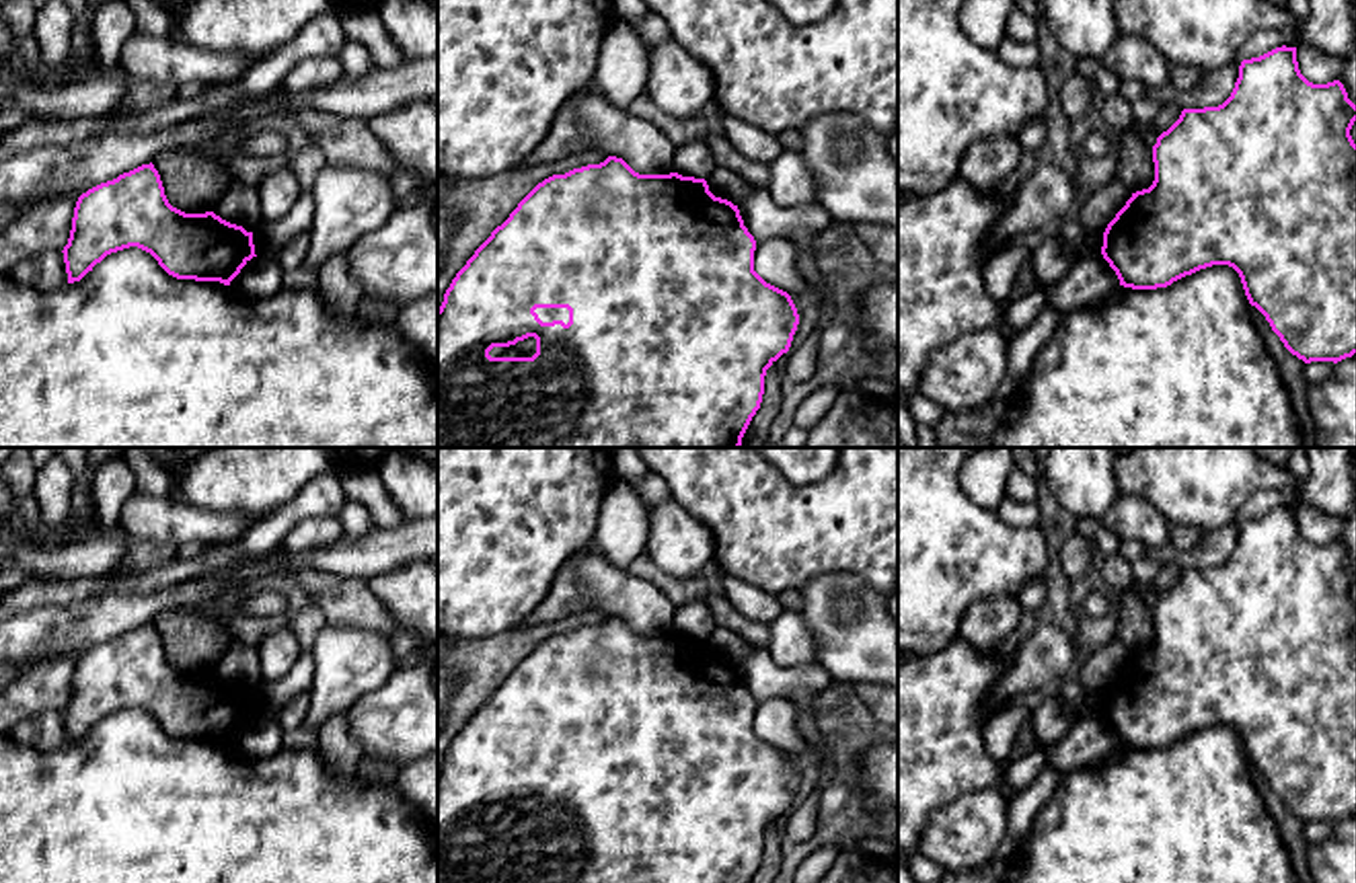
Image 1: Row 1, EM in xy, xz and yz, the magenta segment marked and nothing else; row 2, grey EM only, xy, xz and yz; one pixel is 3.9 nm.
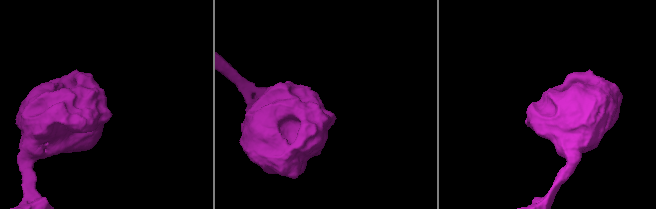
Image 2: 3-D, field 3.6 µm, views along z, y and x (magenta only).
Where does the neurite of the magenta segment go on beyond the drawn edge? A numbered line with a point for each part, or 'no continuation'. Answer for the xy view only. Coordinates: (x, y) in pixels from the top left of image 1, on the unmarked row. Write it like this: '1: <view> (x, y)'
no continuation

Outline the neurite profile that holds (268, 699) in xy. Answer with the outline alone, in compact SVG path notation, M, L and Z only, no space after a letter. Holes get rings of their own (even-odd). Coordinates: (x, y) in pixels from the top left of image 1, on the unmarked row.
M302 651L294 667L281 680L261 684L253 692L255 715L275 717L286 702L310 690L312 674L314 674L314 659L310 651Z

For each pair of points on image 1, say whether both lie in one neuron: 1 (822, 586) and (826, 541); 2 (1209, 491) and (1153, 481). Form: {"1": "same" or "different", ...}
{"1": "different", "2": "same"}

